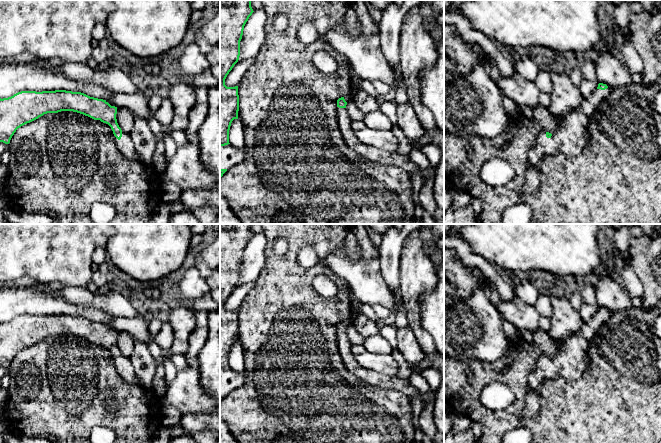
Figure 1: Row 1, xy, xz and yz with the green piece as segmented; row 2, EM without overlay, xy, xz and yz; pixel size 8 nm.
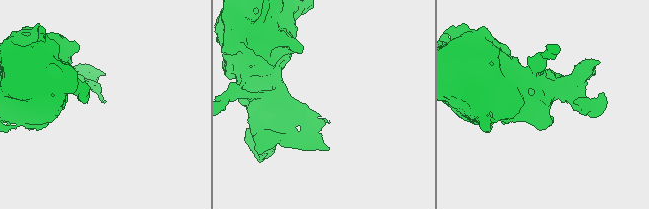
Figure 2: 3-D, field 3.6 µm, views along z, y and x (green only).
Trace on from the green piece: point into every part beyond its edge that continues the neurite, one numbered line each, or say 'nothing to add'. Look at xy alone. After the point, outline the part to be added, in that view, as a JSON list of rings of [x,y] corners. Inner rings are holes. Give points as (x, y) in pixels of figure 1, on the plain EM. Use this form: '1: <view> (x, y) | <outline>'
1: xy (125, 369) | [[[122,356],[122,361],[118,364],[114,360],[114,365],[119,376],[128,384],[137,385],[139,379],[135,373],[134,367],[130,361],[130,358]]]

